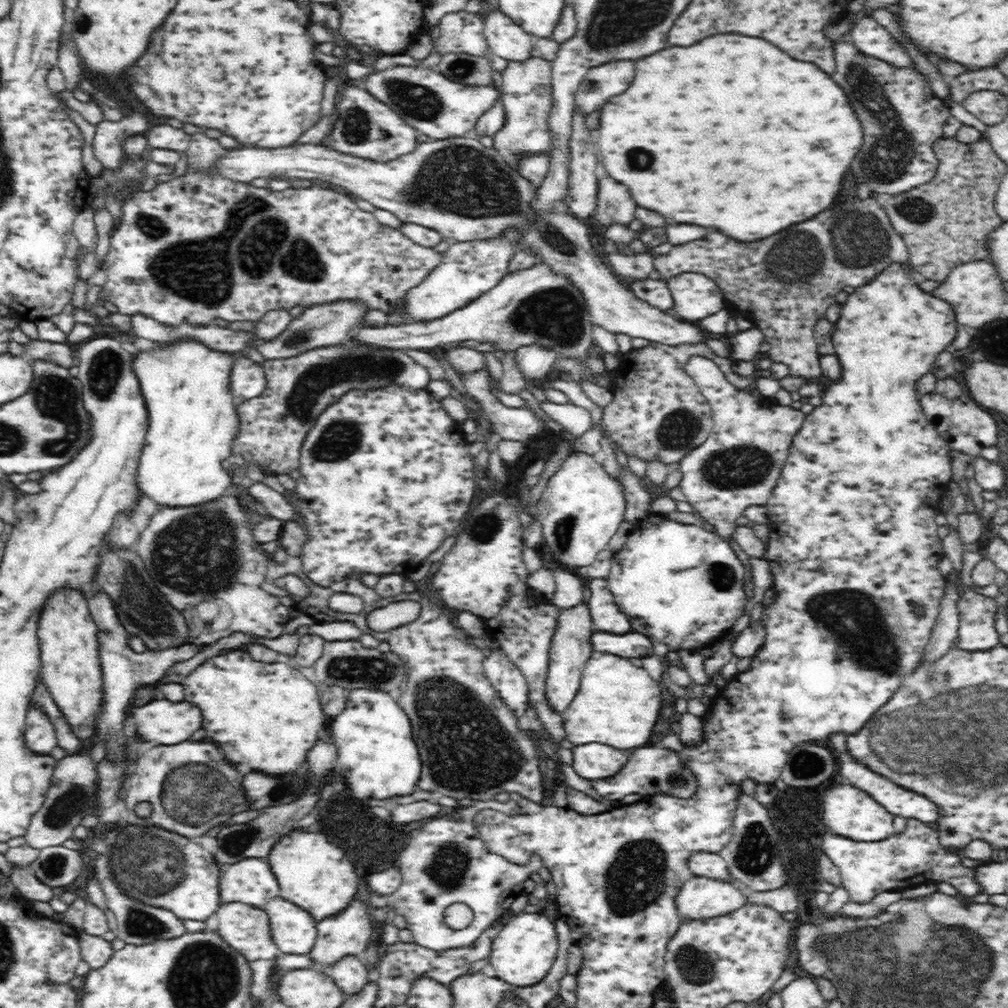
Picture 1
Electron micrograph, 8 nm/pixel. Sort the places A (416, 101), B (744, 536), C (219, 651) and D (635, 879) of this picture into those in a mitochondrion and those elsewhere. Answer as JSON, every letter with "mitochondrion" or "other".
{"A":"mitochondrion","B":"other","C":"other","D":"mitochondrion"}

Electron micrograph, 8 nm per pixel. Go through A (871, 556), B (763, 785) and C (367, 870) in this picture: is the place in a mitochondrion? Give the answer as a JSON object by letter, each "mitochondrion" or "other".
{"A":"other","B":"other","C":"other"}

